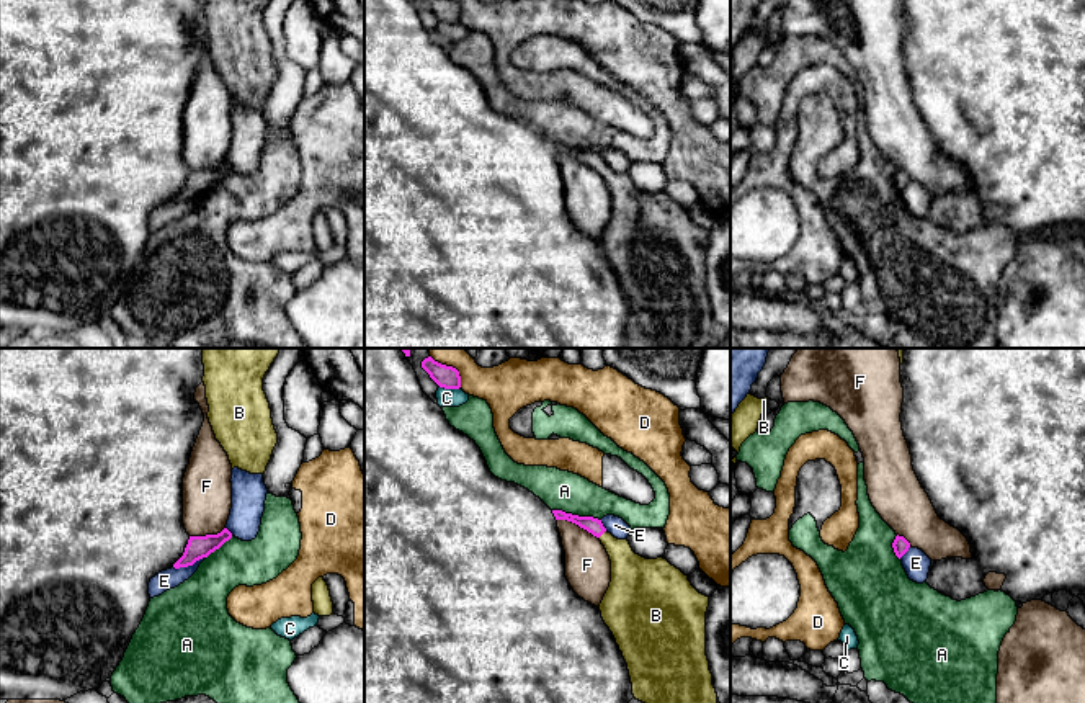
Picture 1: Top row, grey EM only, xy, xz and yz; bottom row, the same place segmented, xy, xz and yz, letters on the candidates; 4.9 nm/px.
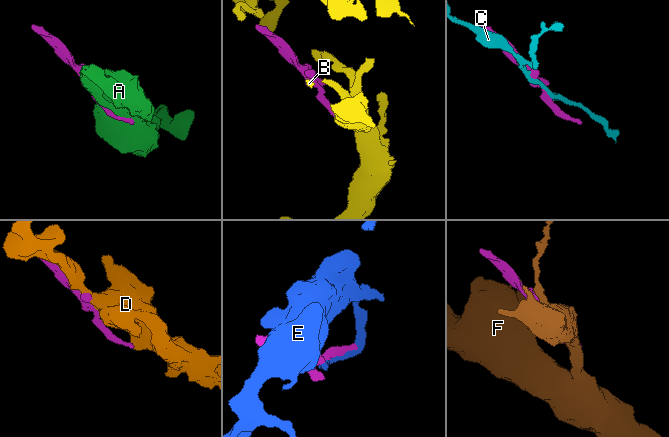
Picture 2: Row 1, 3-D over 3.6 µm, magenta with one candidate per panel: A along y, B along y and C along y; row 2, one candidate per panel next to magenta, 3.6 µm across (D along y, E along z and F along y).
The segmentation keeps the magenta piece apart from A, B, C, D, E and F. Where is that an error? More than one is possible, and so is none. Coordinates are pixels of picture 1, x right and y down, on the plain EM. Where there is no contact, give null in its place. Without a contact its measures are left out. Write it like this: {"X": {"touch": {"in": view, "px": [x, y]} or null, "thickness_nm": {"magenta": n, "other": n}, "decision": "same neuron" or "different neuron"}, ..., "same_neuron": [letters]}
{"A": {"touch": {"in": "xz", "px": [577, 149]}, "thickness_nm": {"magenta": 80, "other": 190}, "decision": "different neuron"}, "B": {"touch": {"in": "xz", "px": [602, 167]}, "thickness_nm": {"magenta": 80, "other": 200}, "decision": "same neuron"}, "C": {"touch": {"in": "xz", "px": [450, 22]}, "thickness_nm": {"magenta": 110, "other": 100}, "decision": "different neuron"}, "D": {"touch": {"in": "xz", "px": [459, 10]}, "thickness_nm": {"magenta": 110, "other": 240}, "decision": "different neuron"}, "E": {"touch": {"in": "xy", "px": [188, 198]}, "thickness_nm": {"magenta": 110, "other": 100}, "decision": "different neuron"}, "F": {"touch": {"in": "xz", "px": [577, 157]}, "thickness_nm": {"magenta": 80, "other": 220}, "decision": "different neuron"}, "same_neuron": ["B"]}

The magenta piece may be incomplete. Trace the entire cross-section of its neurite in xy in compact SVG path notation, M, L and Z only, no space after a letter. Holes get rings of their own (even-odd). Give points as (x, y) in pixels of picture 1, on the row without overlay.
M224 162L217 168L190 170L183 190L173 198L175 203L193 199L196 195L208 191L219 183L225 175L232 172L232 167Z

